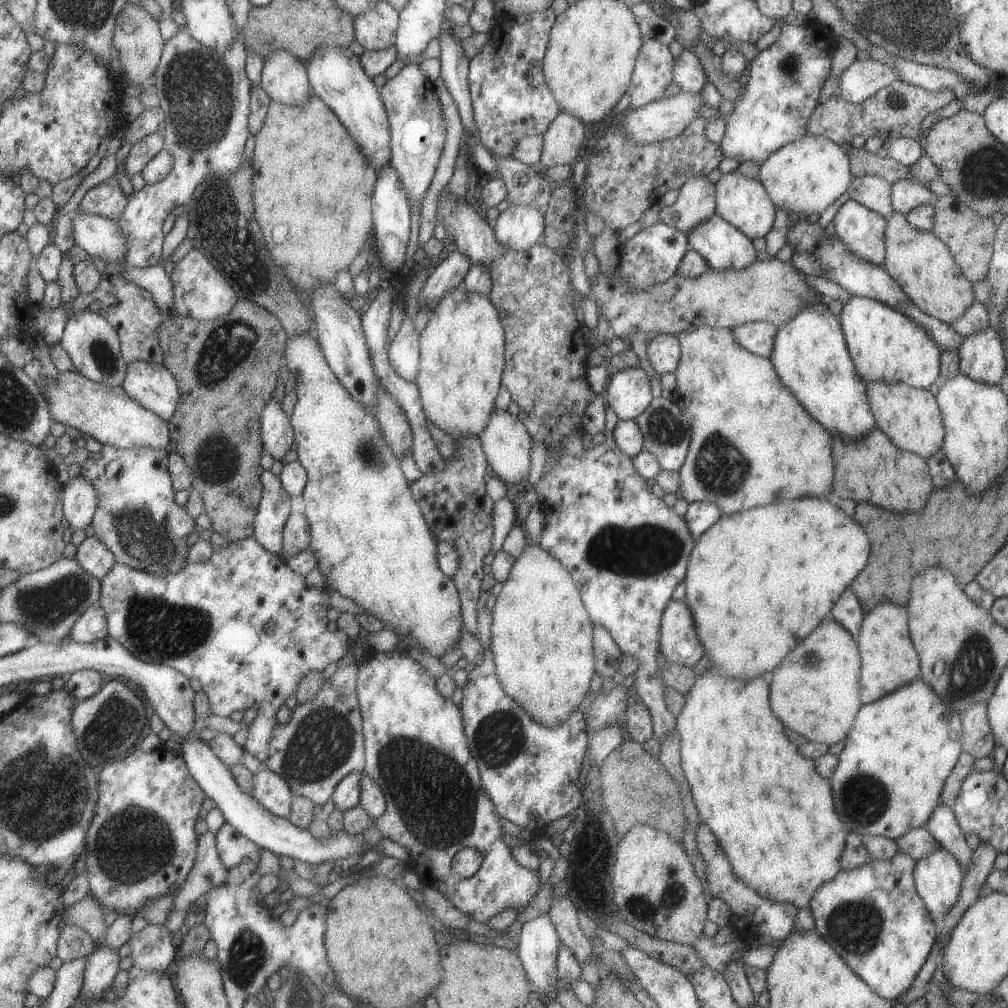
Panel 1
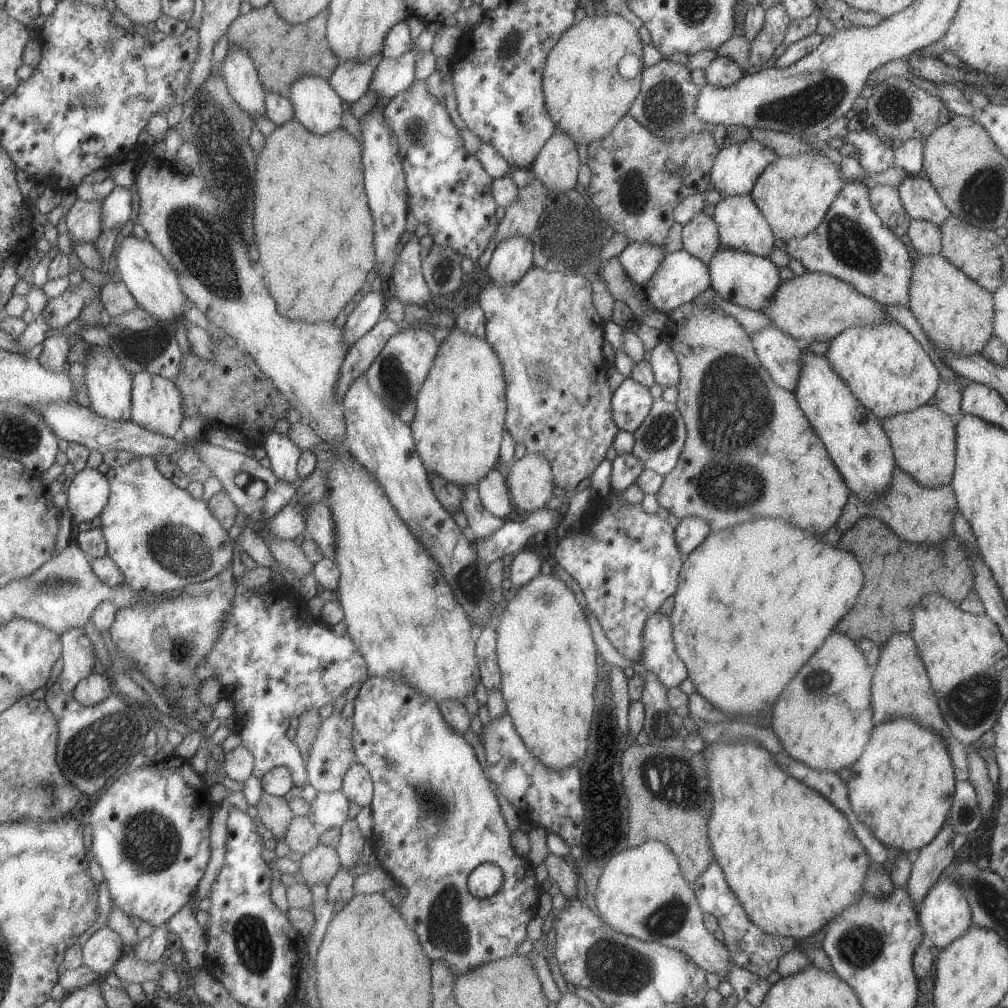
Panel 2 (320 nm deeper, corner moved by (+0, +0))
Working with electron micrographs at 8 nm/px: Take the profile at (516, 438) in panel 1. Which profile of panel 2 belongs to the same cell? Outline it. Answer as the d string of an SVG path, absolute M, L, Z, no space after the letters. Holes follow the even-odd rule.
M525 452L513 463L505 478L511 502L521 515L542 510L553 497L549 462L535 452Z

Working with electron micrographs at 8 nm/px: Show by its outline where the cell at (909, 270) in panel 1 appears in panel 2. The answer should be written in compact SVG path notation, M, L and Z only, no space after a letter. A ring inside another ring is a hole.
M919 252L911 268L911 277L908 289L908 309L915 317L923 333L929 341L933 342L939 350L951 350L955 354L980 354L983 346L992 338L993 300L991 293L980 288L973 280L964 276L957 268L954 268L940 254L921 254Z

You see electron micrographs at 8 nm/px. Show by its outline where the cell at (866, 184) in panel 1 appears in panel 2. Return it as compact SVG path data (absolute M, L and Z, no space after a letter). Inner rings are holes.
M875 184L867 188L867 192L869 192L869 202L873 212L879 216L883 226L899 239L907 234L910 218L901 205L896 188Z

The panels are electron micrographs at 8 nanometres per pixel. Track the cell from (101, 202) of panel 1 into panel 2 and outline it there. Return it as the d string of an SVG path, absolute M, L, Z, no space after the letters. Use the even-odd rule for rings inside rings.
M76 199L66 216L70 244L94 244L101 234L101 200Z

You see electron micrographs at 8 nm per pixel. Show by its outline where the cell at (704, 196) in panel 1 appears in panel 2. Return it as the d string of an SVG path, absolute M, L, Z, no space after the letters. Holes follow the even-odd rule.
M703 212L694 214L687 224L681 226L681 242L682 250L707 264L719 245L717 228L712 216L707 216Z

